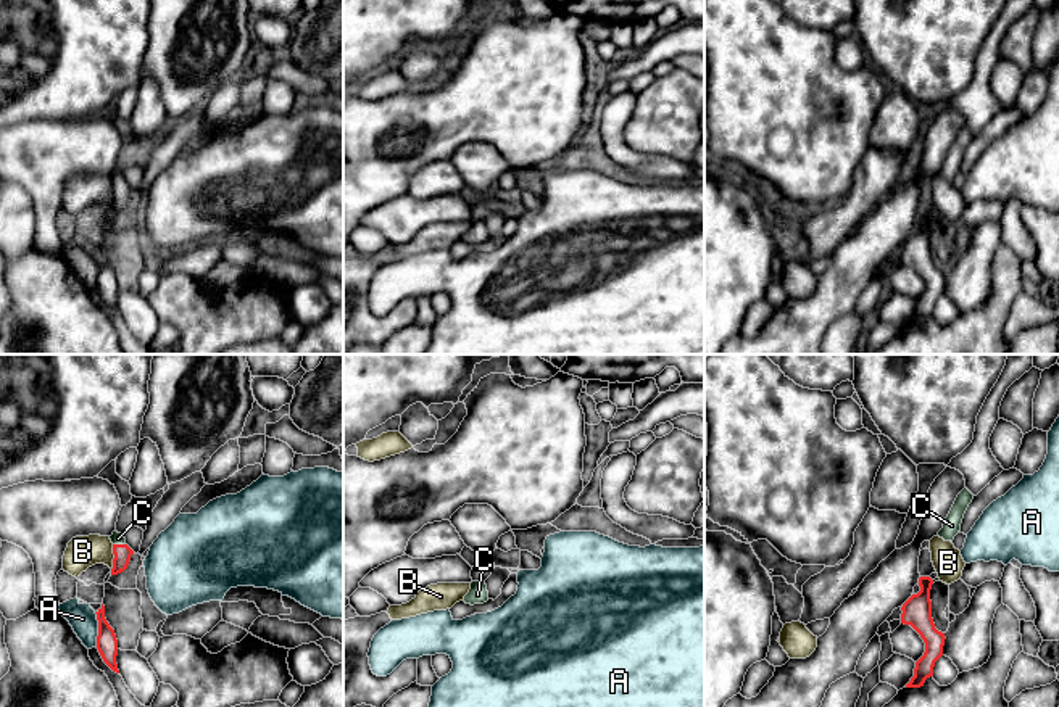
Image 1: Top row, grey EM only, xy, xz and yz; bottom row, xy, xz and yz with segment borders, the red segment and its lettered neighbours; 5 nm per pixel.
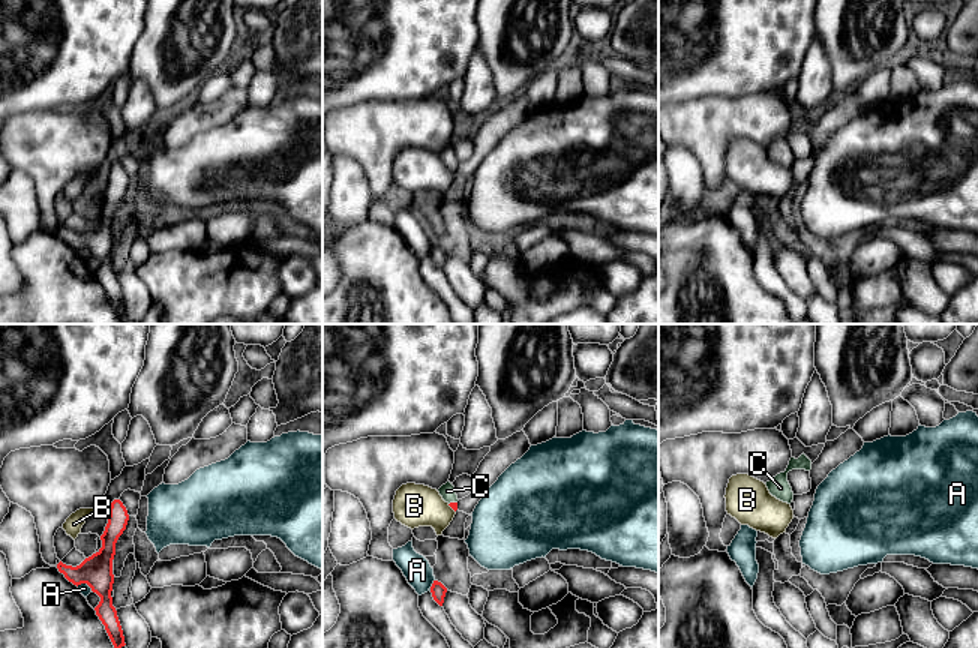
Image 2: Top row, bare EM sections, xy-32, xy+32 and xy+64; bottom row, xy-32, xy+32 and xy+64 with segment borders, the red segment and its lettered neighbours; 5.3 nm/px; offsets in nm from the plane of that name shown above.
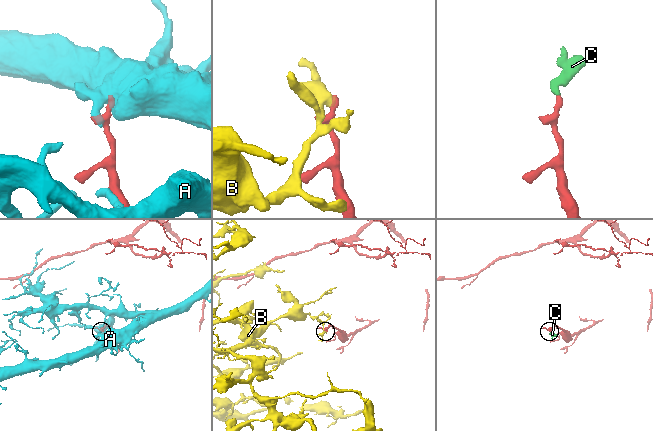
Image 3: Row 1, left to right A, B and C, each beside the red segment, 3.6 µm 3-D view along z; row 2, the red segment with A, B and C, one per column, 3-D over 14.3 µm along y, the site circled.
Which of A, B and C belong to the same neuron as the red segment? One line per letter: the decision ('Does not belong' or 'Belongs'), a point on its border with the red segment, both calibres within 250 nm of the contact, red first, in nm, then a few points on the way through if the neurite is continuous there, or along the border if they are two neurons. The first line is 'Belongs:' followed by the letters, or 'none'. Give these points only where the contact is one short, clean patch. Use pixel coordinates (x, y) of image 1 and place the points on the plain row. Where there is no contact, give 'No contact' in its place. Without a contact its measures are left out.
Belongs: C
A: Does not belong. Touches red at xy (99, 269). Thickness 110 nm (red) against 140 nm
B: Does not belong. Touches red at xy (115, 197). Thickness 90 nm (red) against 160 nm. Boundary: xy (113, 184), (112, 208)
C: Belongs. Touches red at xy (120, 184). Thickness 90 nm (red) against 60 nm. Path across: xy (123, 192), (120, 184), (116, 177)

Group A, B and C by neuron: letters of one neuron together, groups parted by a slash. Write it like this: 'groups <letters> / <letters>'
groups A / B / C

